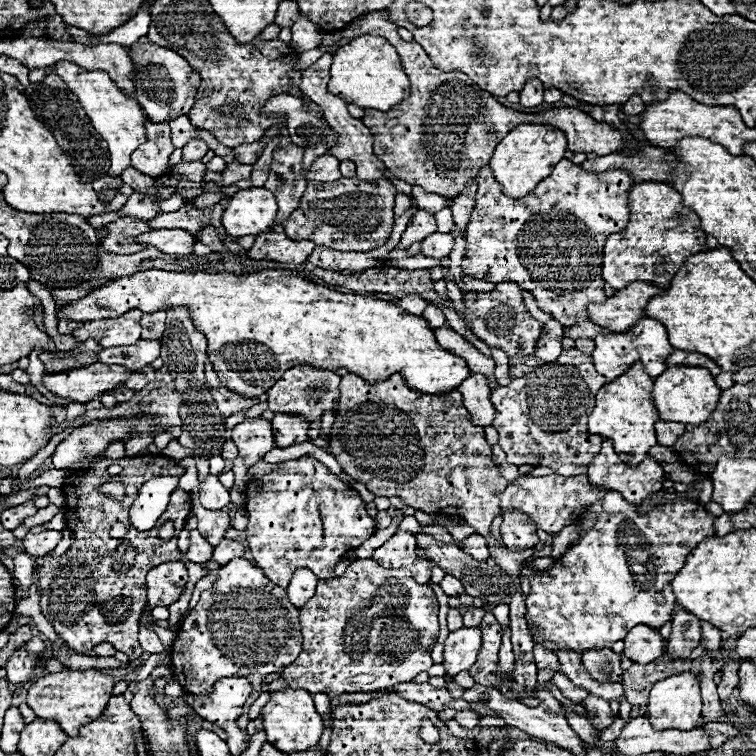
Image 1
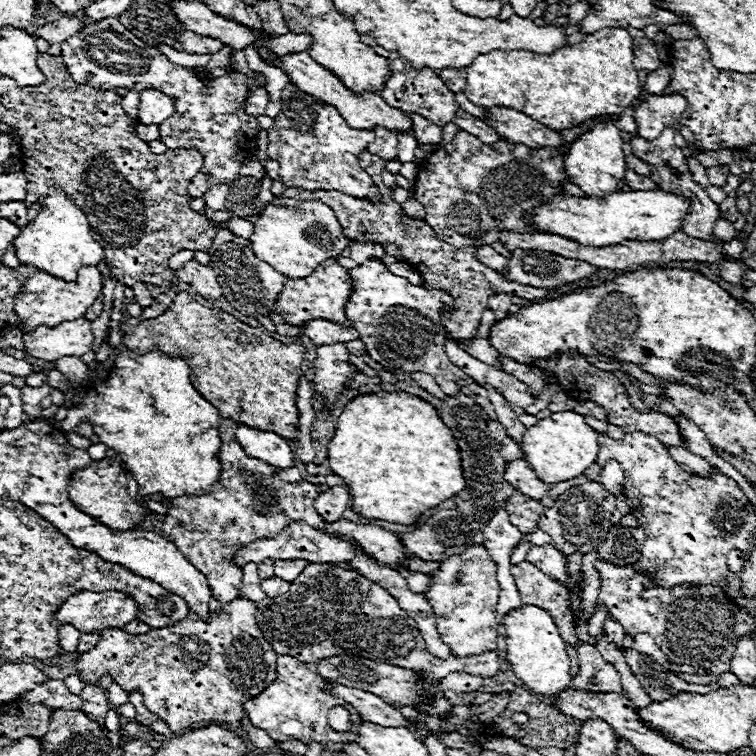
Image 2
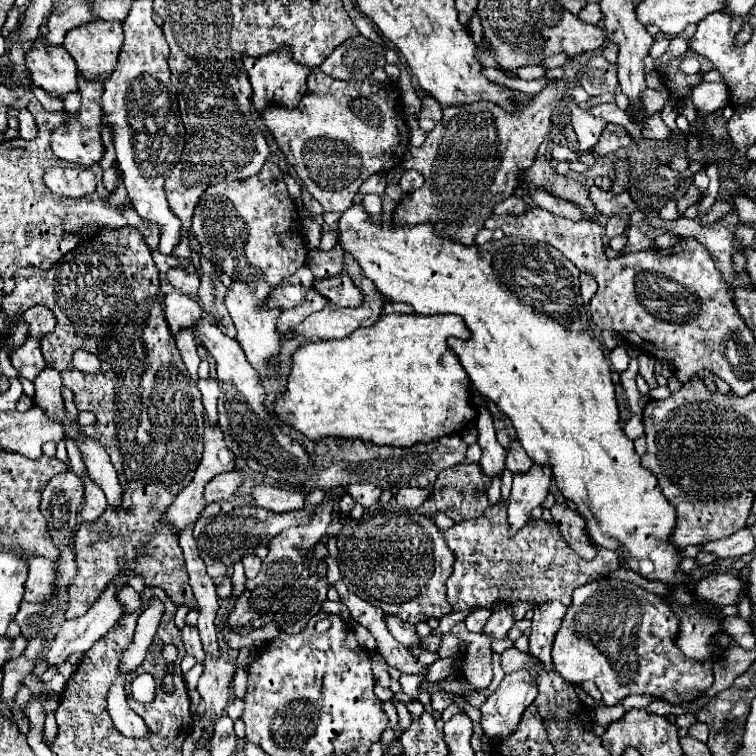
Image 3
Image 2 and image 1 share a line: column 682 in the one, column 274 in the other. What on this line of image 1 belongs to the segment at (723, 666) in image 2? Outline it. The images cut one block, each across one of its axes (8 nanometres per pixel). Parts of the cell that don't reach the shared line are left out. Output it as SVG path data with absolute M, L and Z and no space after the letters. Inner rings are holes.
M234 558L226 566L218 570L218 580L214 586L200 596L200 602L196 608L186 616L182 622L180 632L176 634L176 640L172 644L172 678L190 694L202 696L206 694L214 682L220 678L248 678L252 684L252 694L244 704L242 716L236 720L240 730L246 730L248 720L248 708L260 694L262 678L270 672L280 672L288 664L292 664L302 650L302 634L300 634L300 620L298 620L298 608L288 602L286 590L270 582L258 566L252 566L246 558Z

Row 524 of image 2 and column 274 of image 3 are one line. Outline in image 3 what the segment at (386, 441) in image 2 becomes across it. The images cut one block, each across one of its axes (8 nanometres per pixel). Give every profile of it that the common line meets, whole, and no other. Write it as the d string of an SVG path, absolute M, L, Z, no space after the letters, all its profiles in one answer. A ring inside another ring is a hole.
M386 314L372 328L358 328L342 340L308 342L294 352L288 388L274 404L274 410L280 420L288 422L310 440L340 436L360 438L372 444L412 446L456 434L474 422L476 410L468 400L470 378L460 366L458 356L446 344L450 336L462 340L470 338L470 332L460 316Z

